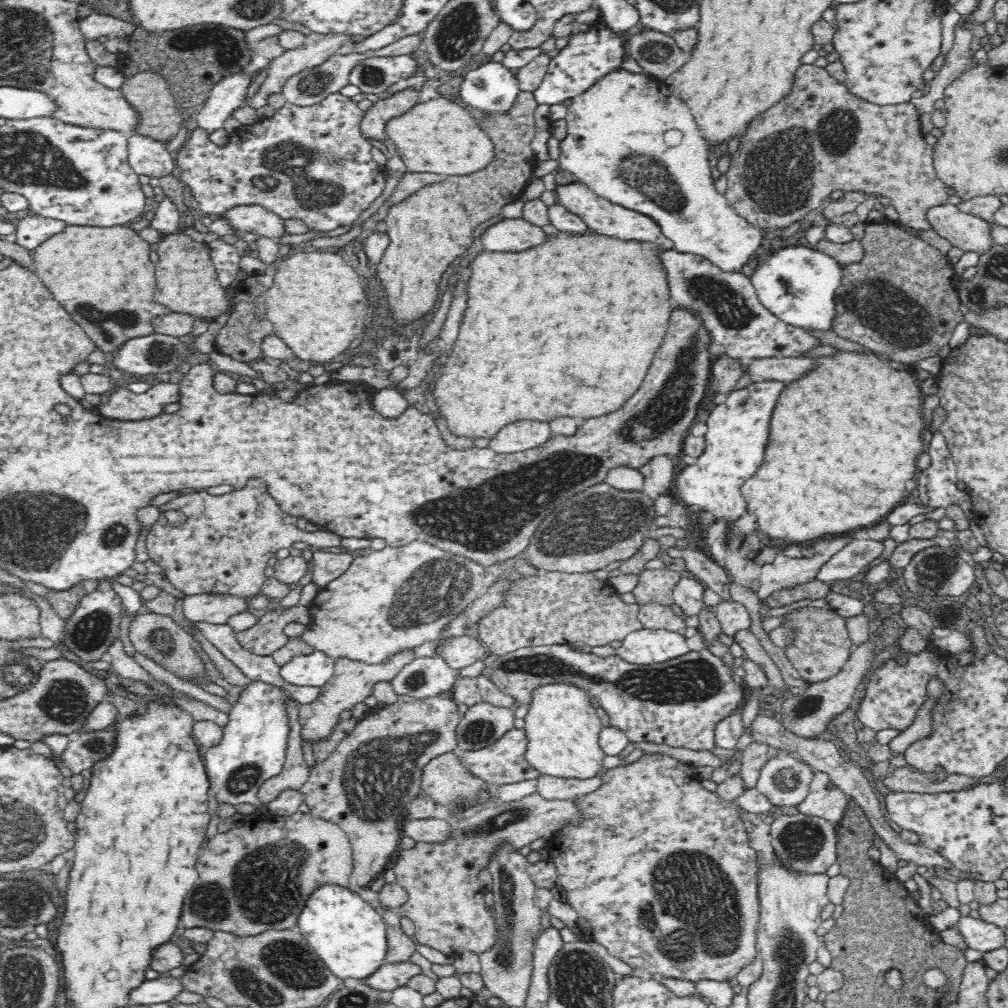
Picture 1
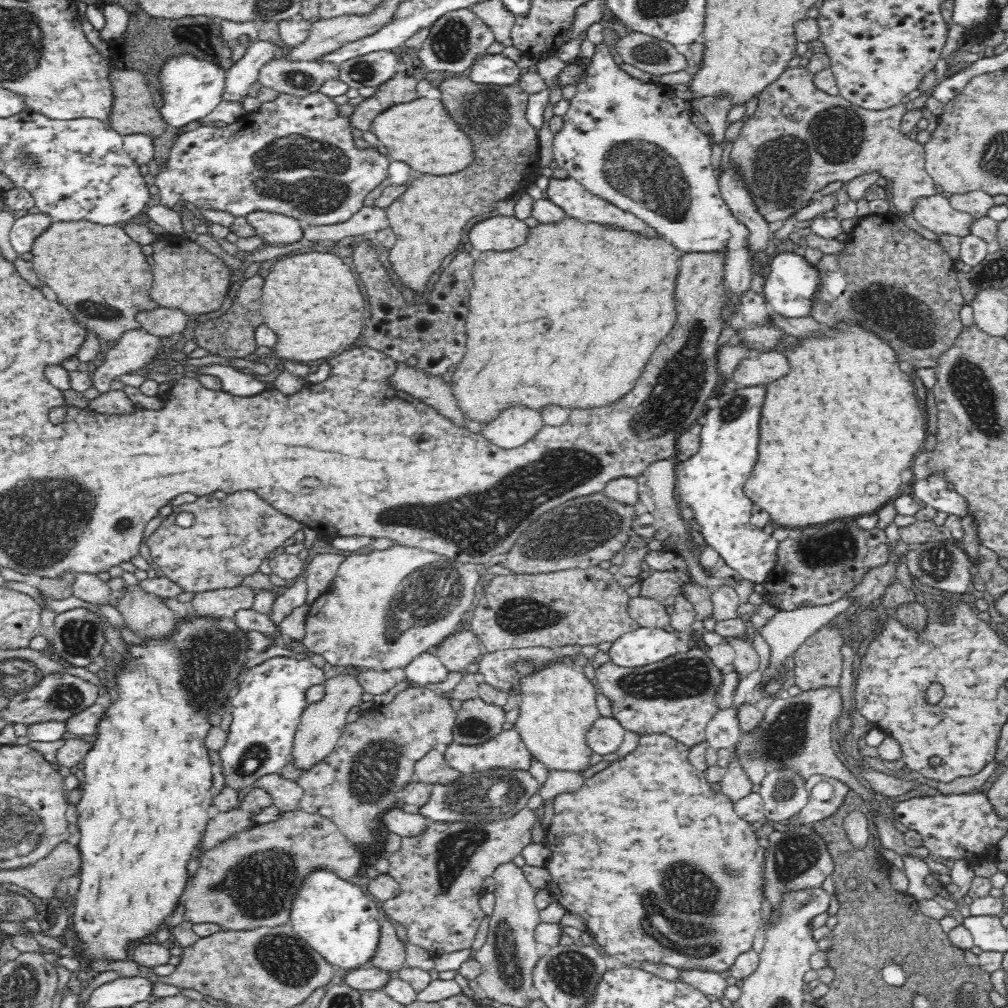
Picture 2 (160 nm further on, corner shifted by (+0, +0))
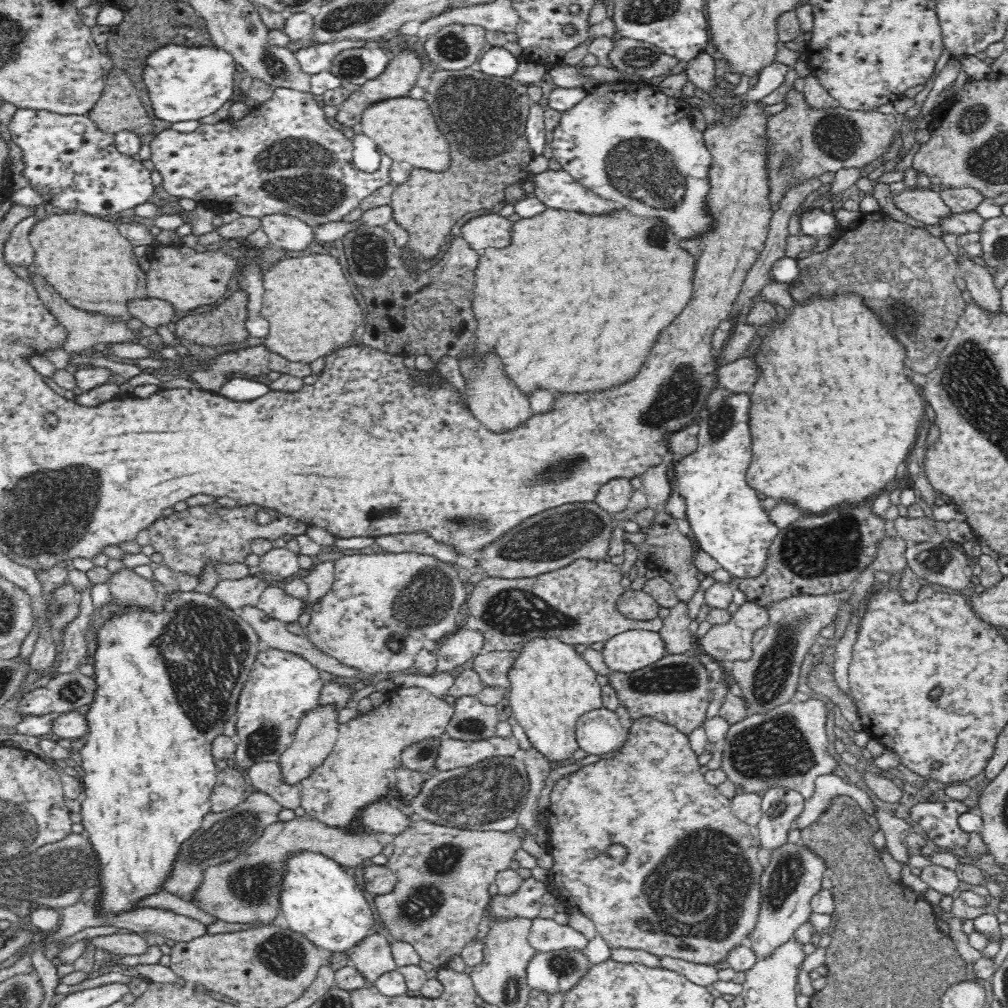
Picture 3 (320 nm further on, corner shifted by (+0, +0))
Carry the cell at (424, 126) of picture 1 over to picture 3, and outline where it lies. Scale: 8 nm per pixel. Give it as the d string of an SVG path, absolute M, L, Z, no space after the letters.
M403 97L373 105L362 114L362 134L374 140L393 161L403 162L413 168L444 172L452 164L452 151L448 138L438 127L434 112L424 98Z

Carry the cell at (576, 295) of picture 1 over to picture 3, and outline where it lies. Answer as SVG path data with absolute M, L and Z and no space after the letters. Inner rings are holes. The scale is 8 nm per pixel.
M550 209L544 214L538 214L534 218L521 218L513 223L512 244L506 248L484 249L475 266L475 284L473 286L473 300L471 308L477 324L475 340L472 344L472 353L477 360L484 360L486 356L495 354L501 362L501 371L508 380L516 384L516 388L524 396L532 396L536 390L548 390L552 394L592 394L592 392L604 392L612 390L620 384L630 382L644 362L650 358L652 348L658 344L658 338L666 326L672 324L672 320L686 308L690 302L690 272L694 268L692 258L678 248L678 242L674 240L674 234L670 228L658 224L656 220L642 220L636 216L630 216L628 212L614 212L614 216L578 216L578 212L566 212ZM648 226L654 228L654 236L648 238Z

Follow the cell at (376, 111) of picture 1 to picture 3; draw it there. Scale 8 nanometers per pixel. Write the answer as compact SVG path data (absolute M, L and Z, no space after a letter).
M406 49L396 55L391 55L388 66L378 78L368 80L366 84L352 92L349 98L338 107L339 112L336 114L335 120L342 125L356 126L356 124L362 122L362 114L366 112L366 109L370 109L373 105L384 103L386 100L408 97L408 92L416 86L418 75L423 69L421 66L420 58L416 51Z

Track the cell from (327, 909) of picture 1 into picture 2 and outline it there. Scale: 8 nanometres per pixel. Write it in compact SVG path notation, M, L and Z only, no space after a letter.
M316 870L300 887L290 922L306 944L334 968L350 972L369 966L381 940L380 904L364 895L360 882L342 880L327 870Z

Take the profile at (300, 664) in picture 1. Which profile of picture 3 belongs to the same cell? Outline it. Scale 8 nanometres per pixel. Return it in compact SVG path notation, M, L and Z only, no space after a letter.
M272 648L259 652L233 714L236 716L236 748L231 765L245 772L252 764L278 762L293 743L300 717L320 705L318 693L324 684L319 669L301 656Z

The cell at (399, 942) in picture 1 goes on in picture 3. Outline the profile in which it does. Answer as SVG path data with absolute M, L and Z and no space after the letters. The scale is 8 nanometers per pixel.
M382 934L369 935L349 954L349 962L371 985L380 976L398 970L390 942Z

